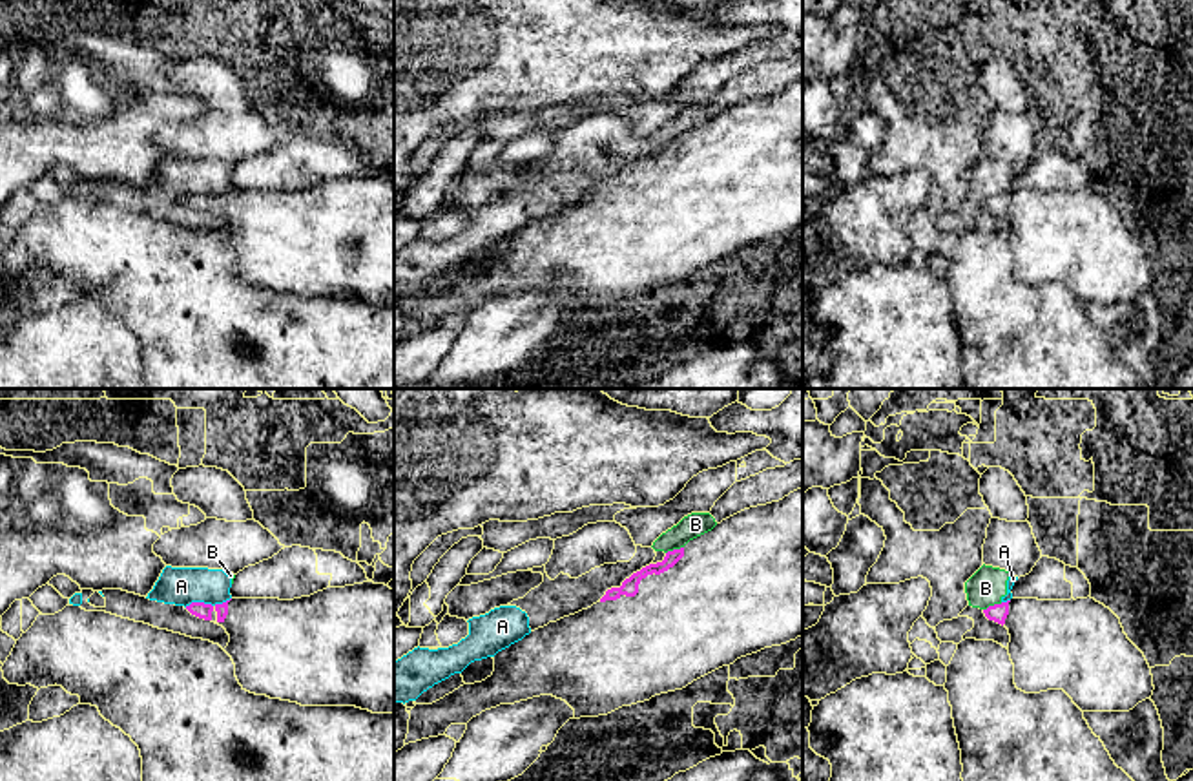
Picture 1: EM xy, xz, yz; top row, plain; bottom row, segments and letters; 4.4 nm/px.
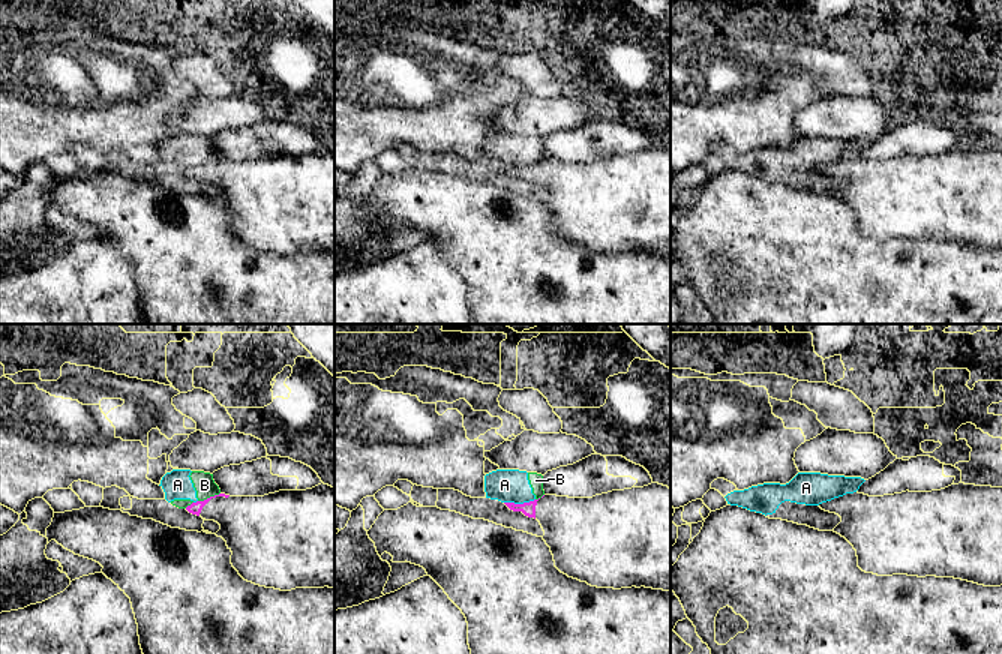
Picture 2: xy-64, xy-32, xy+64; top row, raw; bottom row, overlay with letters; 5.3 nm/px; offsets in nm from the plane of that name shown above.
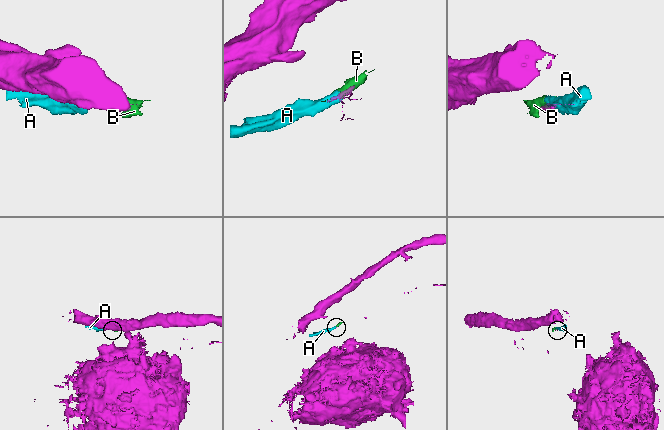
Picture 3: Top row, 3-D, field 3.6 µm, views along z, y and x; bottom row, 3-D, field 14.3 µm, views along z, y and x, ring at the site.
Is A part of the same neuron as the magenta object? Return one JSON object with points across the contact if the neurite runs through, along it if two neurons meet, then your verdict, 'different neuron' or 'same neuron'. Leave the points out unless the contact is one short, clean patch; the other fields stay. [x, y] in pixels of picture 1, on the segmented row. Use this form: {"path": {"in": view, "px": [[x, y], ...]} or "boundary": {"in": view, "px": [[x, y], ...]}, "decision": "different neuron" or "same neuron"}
{"boundary": {"in": "xy", "px": [[230, 597], [214, 604], [190, 603], [185, 606]]}, "decision": "different neuron"}

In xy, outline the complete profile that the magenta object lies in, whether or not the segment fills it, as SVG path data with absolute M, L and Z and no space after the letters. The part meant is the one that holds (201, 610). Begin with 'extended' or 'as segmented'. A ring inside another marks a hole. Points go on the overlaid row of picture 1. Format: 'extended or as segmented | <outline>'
extended | M363 582L327 588L294 600L230 599L215 606L192 602L186 609L226 630L230 642L224 651L235 664L243 690L301 706L356 706L372 713L394 713L394 589L389 586Z

